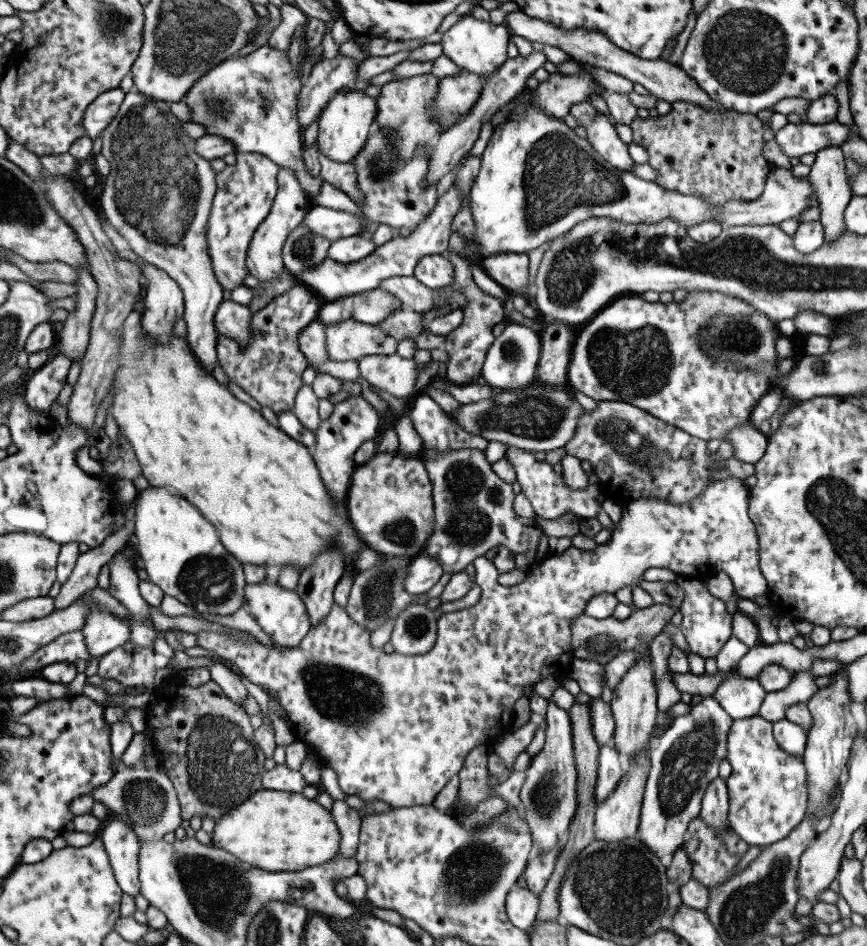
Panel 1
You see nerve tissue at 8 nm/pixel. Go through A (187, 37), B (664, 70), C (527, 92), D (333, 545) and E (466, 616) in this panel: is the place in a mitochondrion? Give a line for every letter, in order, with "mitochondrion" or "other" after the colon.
A: mitochondrion
B: other
C: other
D: other
E: other

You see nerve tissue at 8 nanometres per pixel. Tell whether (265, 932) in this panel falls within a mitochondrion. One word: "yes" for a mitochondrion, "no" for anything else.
yes

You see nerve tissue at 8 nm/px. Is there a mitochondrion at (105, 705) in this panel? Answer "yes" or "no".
no

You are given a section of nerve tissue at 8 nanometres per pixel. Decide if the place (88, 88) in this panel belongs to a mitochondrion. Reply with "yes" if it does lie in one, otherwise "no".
no

